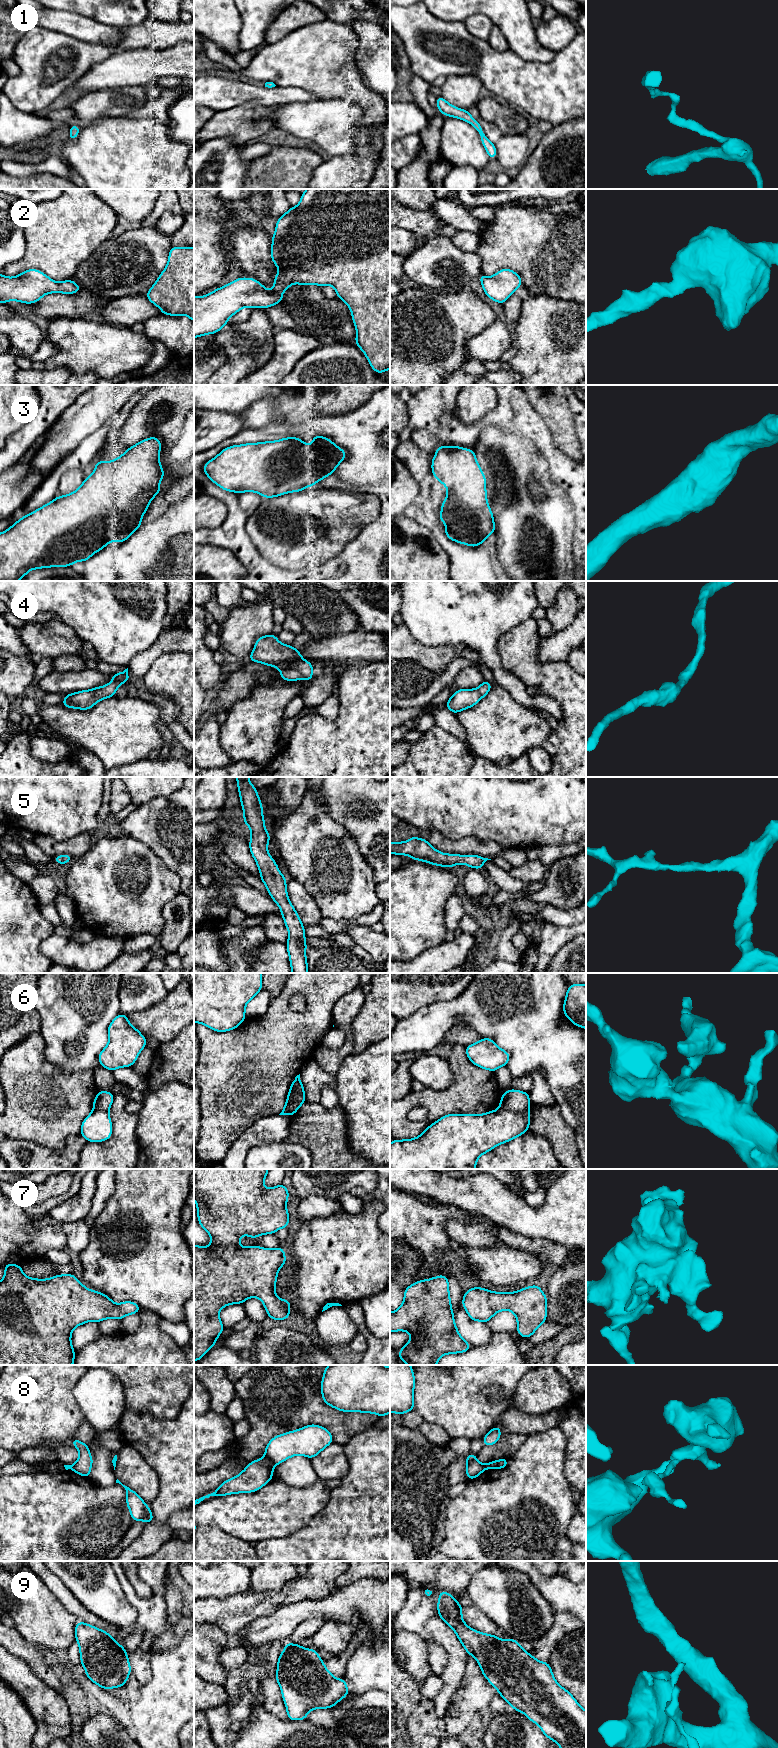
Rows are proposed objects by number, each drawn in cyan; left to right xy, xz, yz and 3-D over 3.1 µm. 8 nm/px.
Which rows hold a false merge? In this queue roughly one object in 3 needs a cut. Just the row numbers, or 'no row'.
6, 8

